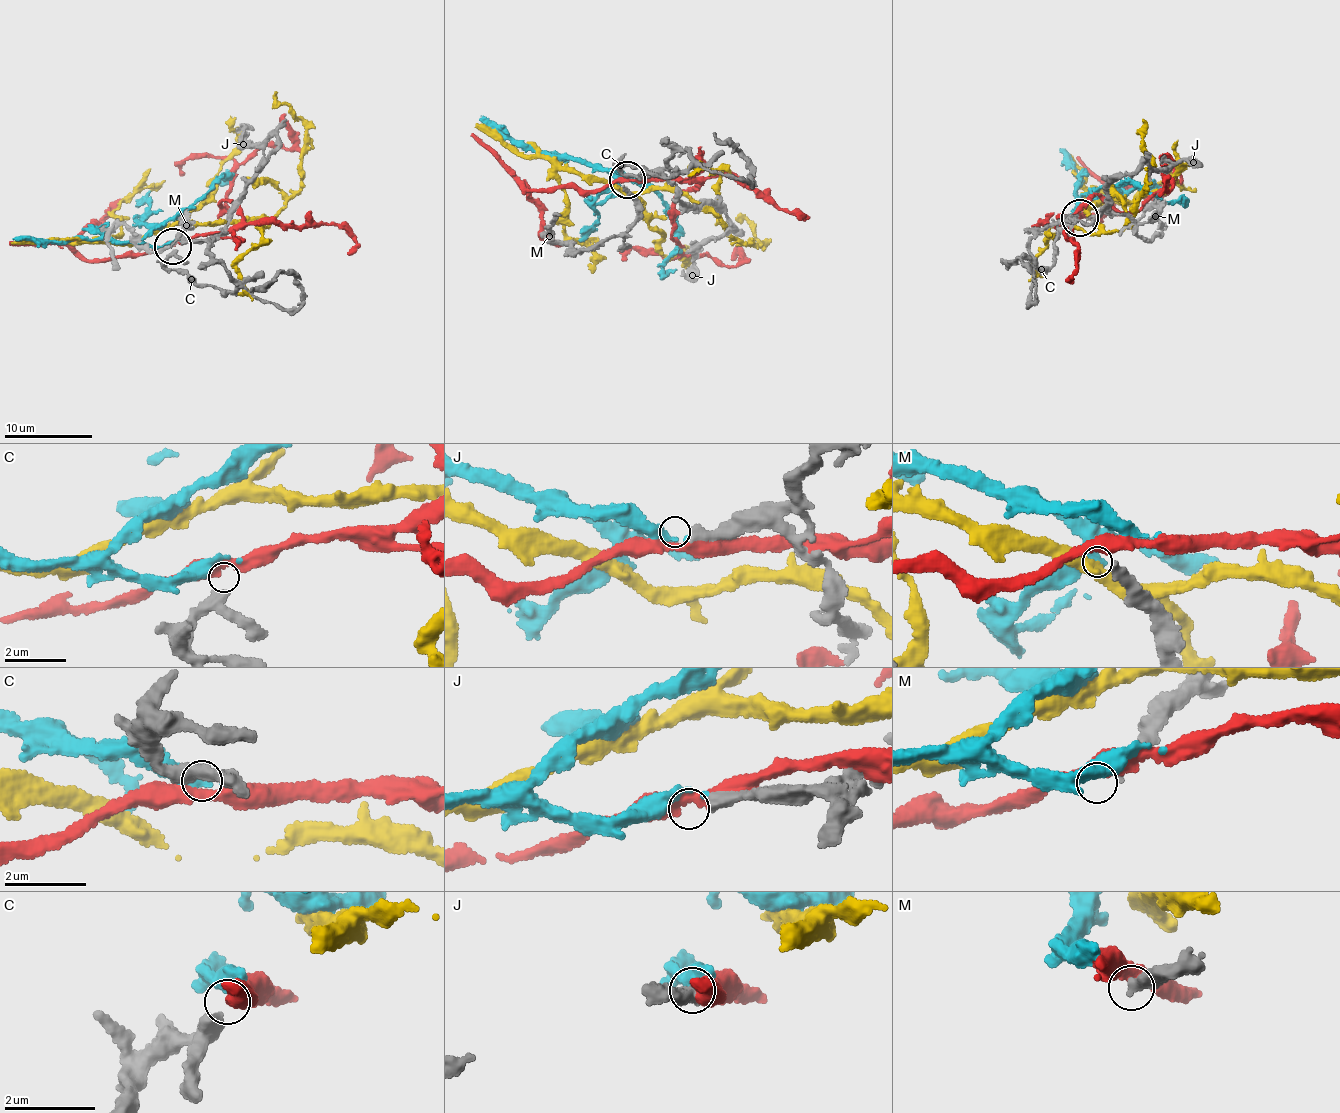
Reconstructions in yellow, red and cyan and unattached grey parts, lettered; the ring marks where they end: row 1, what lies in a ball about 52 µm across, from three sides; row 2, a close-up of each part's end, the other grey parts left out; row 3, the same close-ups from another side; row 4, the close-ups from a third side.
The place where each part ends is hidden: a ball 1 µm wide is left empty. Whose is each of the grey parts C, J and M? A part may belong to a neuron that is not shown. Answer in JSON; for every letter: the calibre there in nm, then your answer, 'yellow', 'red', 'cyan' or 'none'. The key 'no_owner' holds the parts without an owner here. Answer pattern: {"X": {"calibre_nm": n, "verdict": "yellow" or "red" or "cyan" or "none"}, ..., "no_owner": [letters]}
{"C": {"calibre_nm": 320, "verdict": "red"}, "J": {"calibre_nm": 320, "verdict": "cyan"}, "M": {"calibre_nm": 260, "verdict": "none"}, "no_owner": ["M"]}

